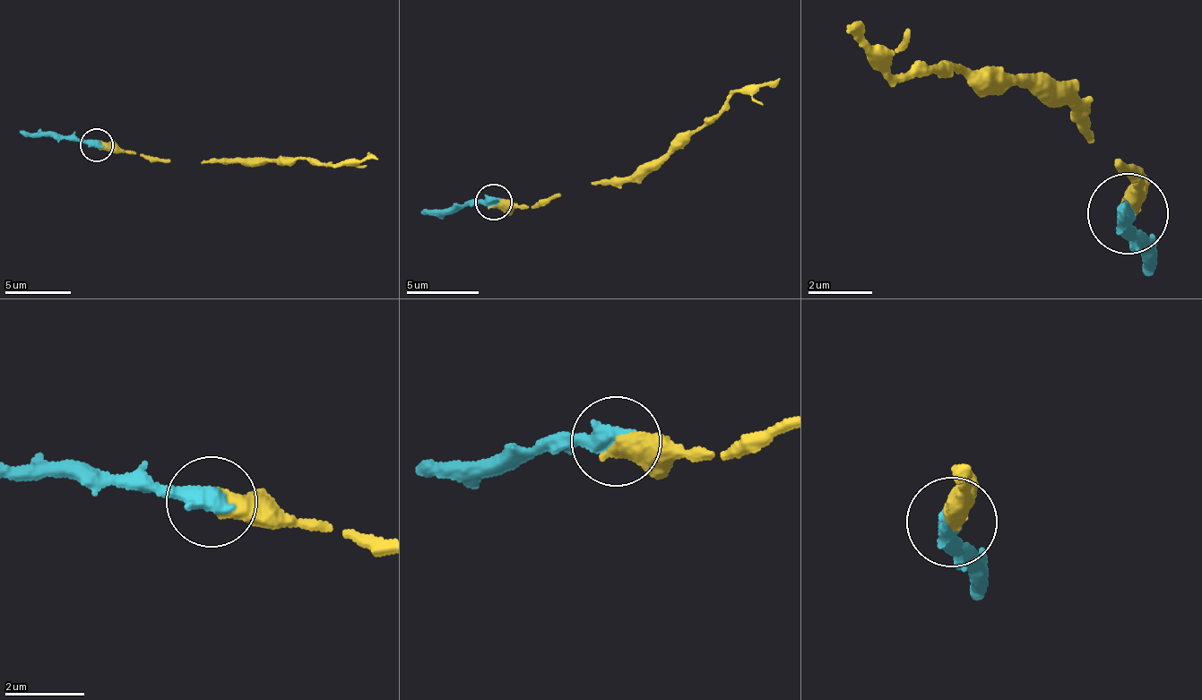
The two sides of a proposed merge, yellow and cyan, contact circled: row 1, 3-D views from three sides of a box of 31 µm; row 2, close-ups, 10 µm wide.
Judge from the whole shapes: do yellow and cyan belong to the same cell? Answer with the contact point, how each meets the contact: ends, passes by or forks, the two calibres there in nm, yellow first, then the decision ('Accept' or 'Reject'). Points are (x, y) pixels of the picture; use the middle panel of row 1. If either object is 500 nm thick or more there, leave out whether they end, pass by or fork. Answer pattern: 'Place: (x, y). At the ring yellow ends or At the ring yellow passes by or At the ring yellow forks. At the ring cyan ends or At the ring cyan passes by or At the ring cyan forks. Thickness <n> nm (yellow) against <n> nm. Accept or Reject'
Place: (493, 202). Thickness 550 nm (yellow) against 500 nm. Accept

